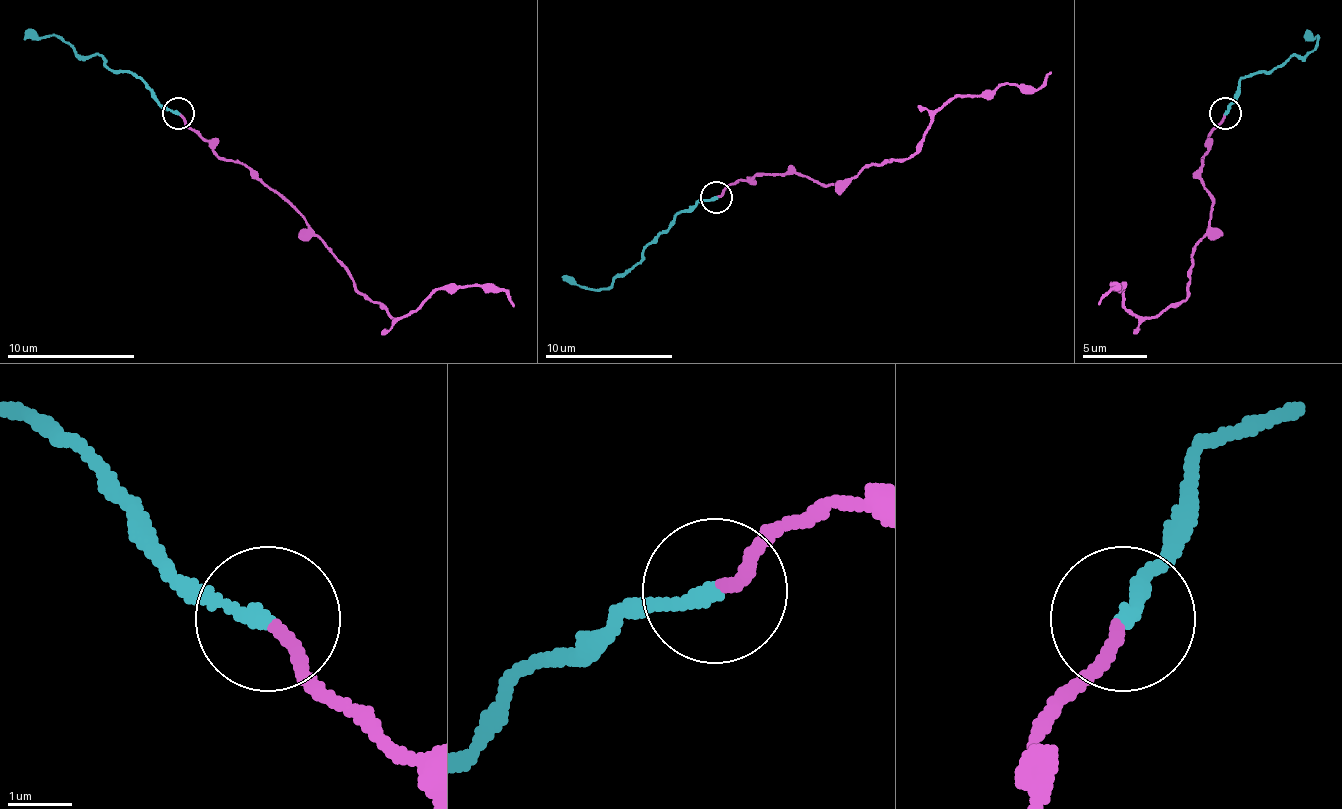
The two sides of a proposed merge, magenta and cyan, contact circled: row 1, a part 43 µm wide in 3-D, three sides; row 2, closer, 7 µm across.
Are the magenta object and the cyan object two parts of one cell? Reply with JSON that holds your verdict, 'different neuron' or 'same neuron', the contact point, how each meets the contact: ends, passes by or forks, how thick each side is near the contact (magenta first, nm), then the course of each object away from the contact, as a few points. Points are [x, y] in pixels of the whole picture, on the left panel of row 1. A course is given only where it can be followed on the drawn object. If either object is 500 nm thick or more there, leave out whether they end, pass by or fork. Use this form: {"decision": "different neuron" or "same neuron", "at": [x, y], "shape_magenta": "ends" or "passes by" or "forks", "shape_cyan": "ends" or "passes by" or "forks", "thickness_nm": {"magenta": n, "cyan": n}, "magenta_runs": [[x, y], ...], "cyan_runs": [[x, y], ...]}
{"decision": "different neuron", "at": [178, 113], "shape_magenta": "ends", "shape_cyan": "ends", "thickness_nm": {"magenta": 190, "cyan": 240}, "magenta_runs": [[179, 115], [220, 156], [246, 163], [390, 316], [422, 306], [438, 290], [460, 287], [502, 290], [514, 306]], "cyan_runs": [[179, 112], [166, 109], [141, 77], [112, 71], [100, 55], [77, 55], [68, 45], [42, 36], [23, 39]]}

